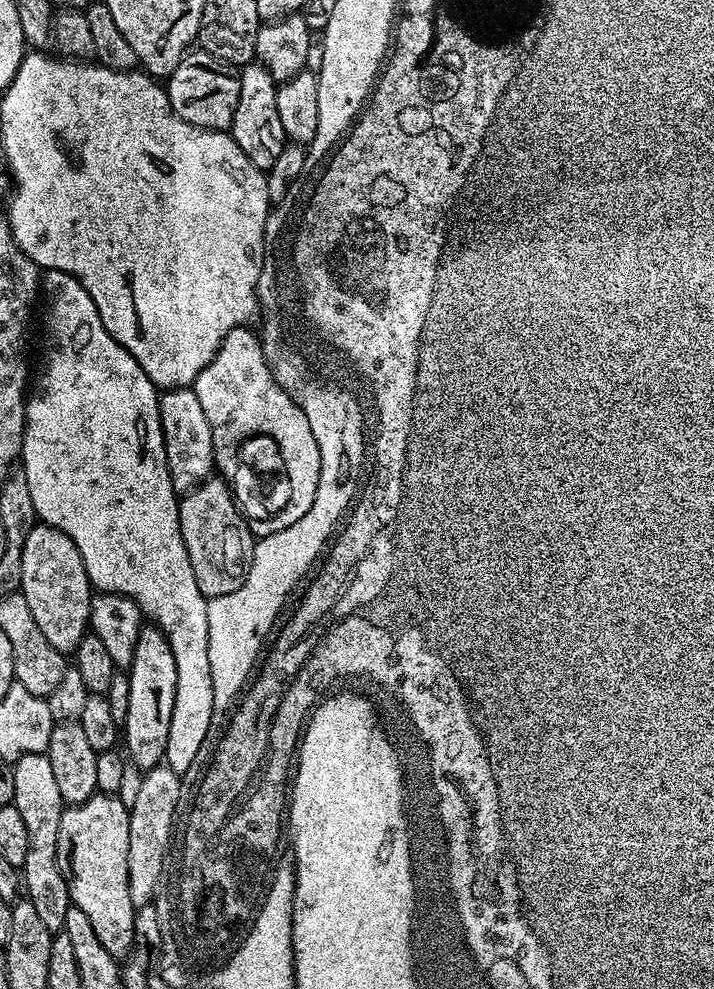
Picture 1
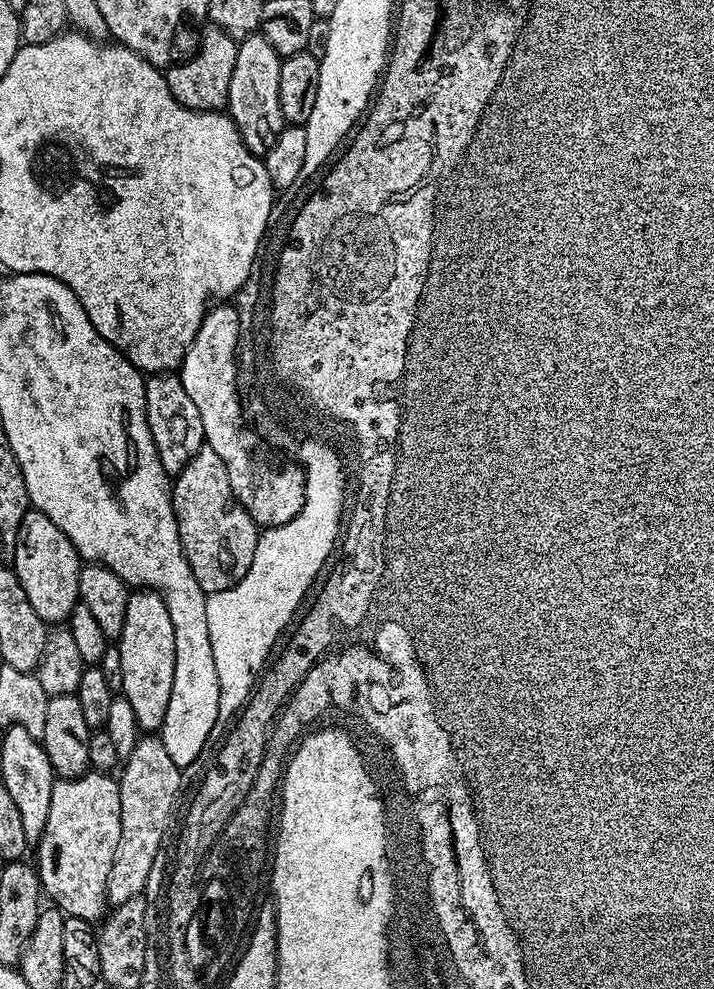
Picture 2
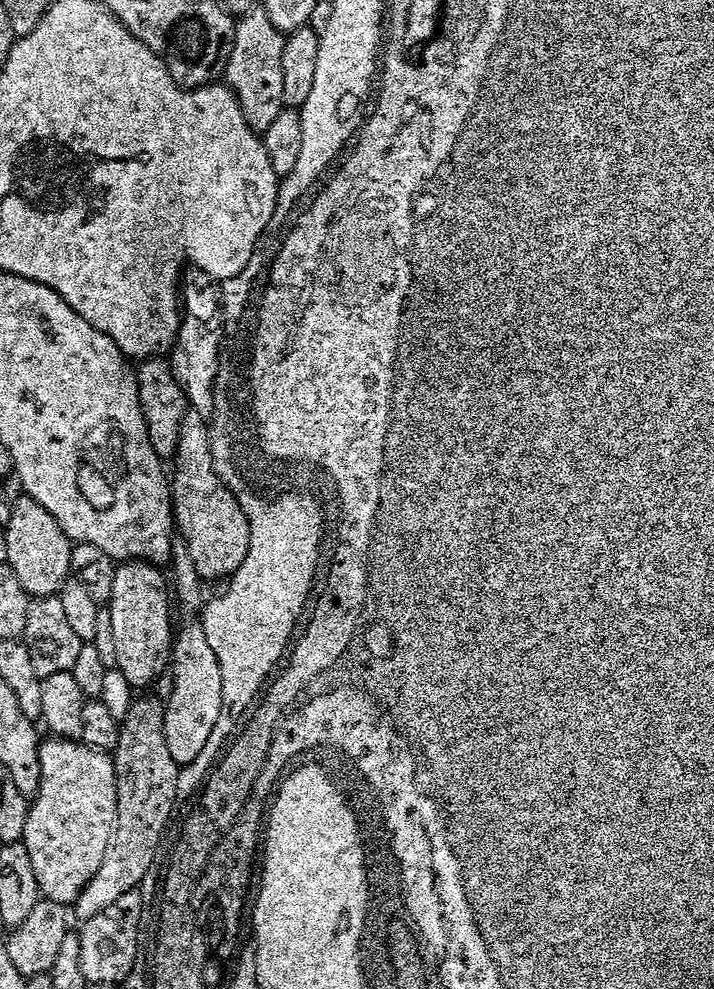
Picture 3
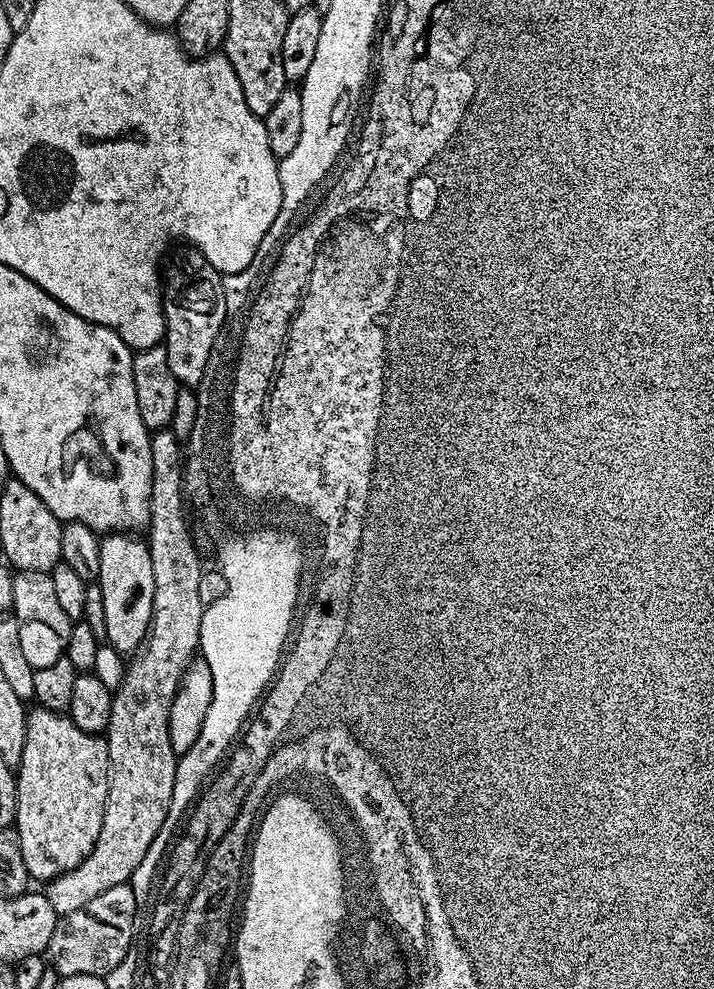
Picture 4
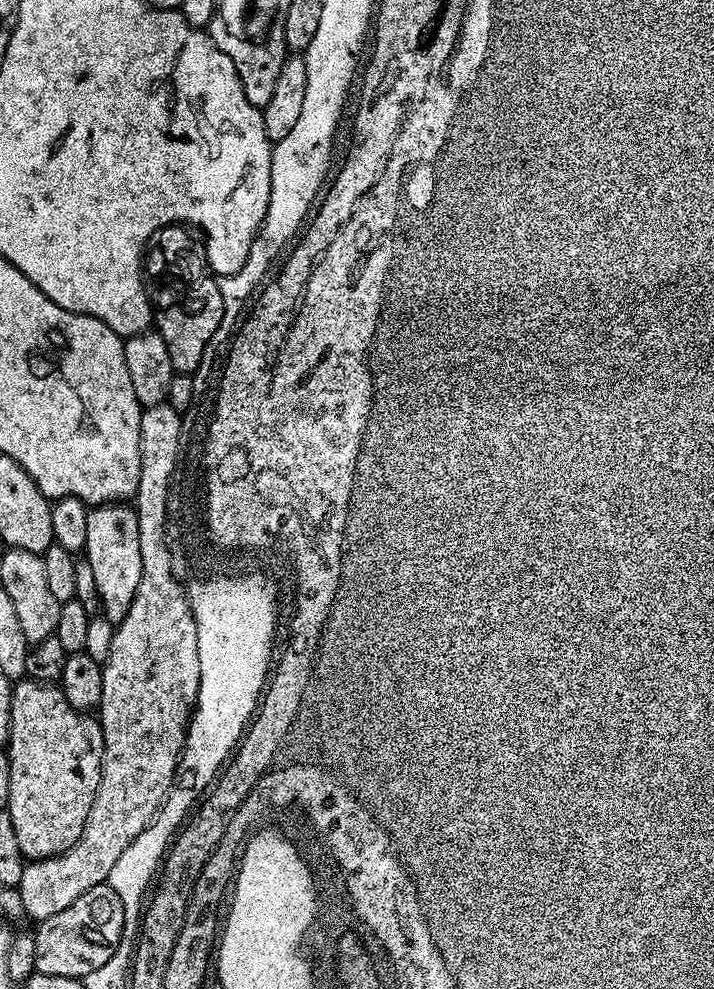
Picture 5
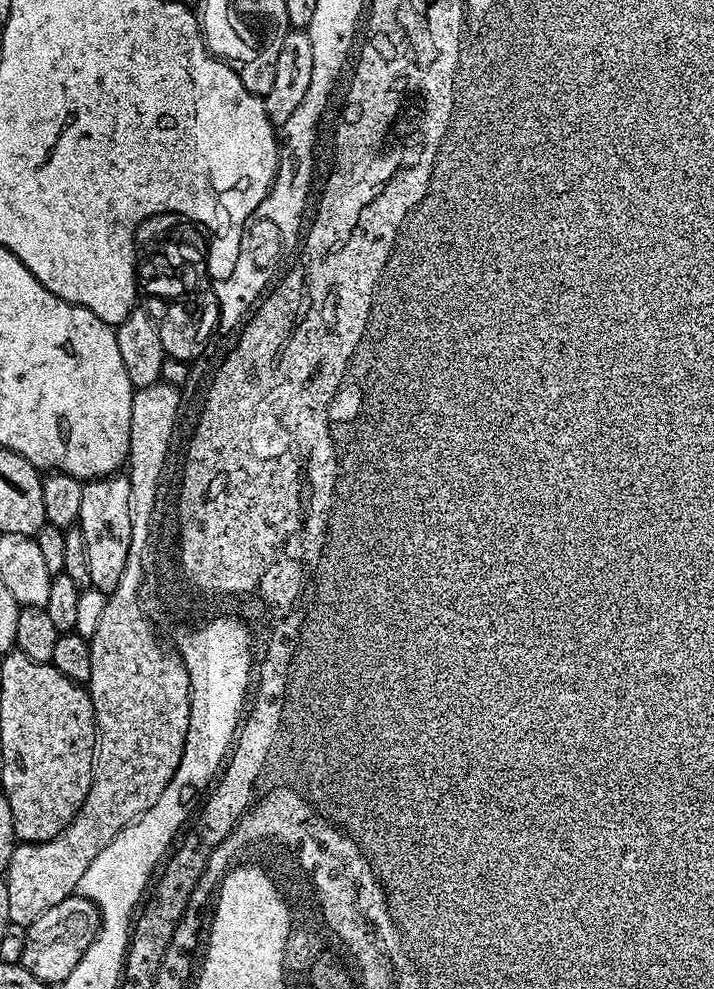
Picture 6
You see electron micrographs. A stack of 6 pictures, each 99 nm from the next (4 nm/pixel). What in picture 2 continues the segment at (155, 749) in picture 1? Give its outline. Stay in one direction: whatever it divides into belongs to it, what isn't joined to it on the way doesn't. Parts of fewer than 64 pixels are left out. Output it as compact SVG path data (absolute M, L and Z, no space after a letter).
M137 589L129 597L126 608L125 625L122 634L117 637L118 666L122 680L122 696L130 702L134 718L138 724L137 729L146 734L159 731L162 727L166 708L174 684L174 664L176 649L174 647L174 626L168 614L168 608L160 595L148 589Z

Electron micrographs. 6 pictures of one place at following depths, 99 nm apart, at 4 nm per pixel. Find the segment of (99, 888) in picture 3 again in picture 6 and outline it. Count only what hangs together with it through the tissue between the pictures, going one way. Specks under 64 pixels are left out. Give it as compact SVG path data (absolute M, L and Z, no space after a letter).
M86 794L86 802L78 810L78 814L54 838L37 844L17 843L14 854L10 858L10 866L6 873L6 889L10 900L9 918L11 922L25 926L33 924L38 914L46 914L50 906L58 906L67 896L73 895L84 875L89 875L90 869L96 863L98 850L102 850L112 839L122 831L127 824L138 818L140 809L149 808L156 800L156 795L141 796L92 796Z

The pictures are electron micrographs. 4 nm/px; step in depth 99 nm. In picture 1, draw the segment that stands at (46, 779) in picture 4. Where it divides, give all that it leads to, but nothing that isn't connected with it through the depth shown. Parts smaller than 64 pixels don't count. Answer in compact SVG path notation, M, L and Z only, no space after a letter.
M97 794L86 802L65 807L62 822L58 825L58 850L64 879L68 882L68 898L71 907L82 910L86 914L90 926L94 926L94 934L98 934L98 942L110 950L117 958L129 955L134 943L136 931L136 913L138 906L130 902L130 882L128 881L128 859L130 858L130 808L120 801L116 794Z

